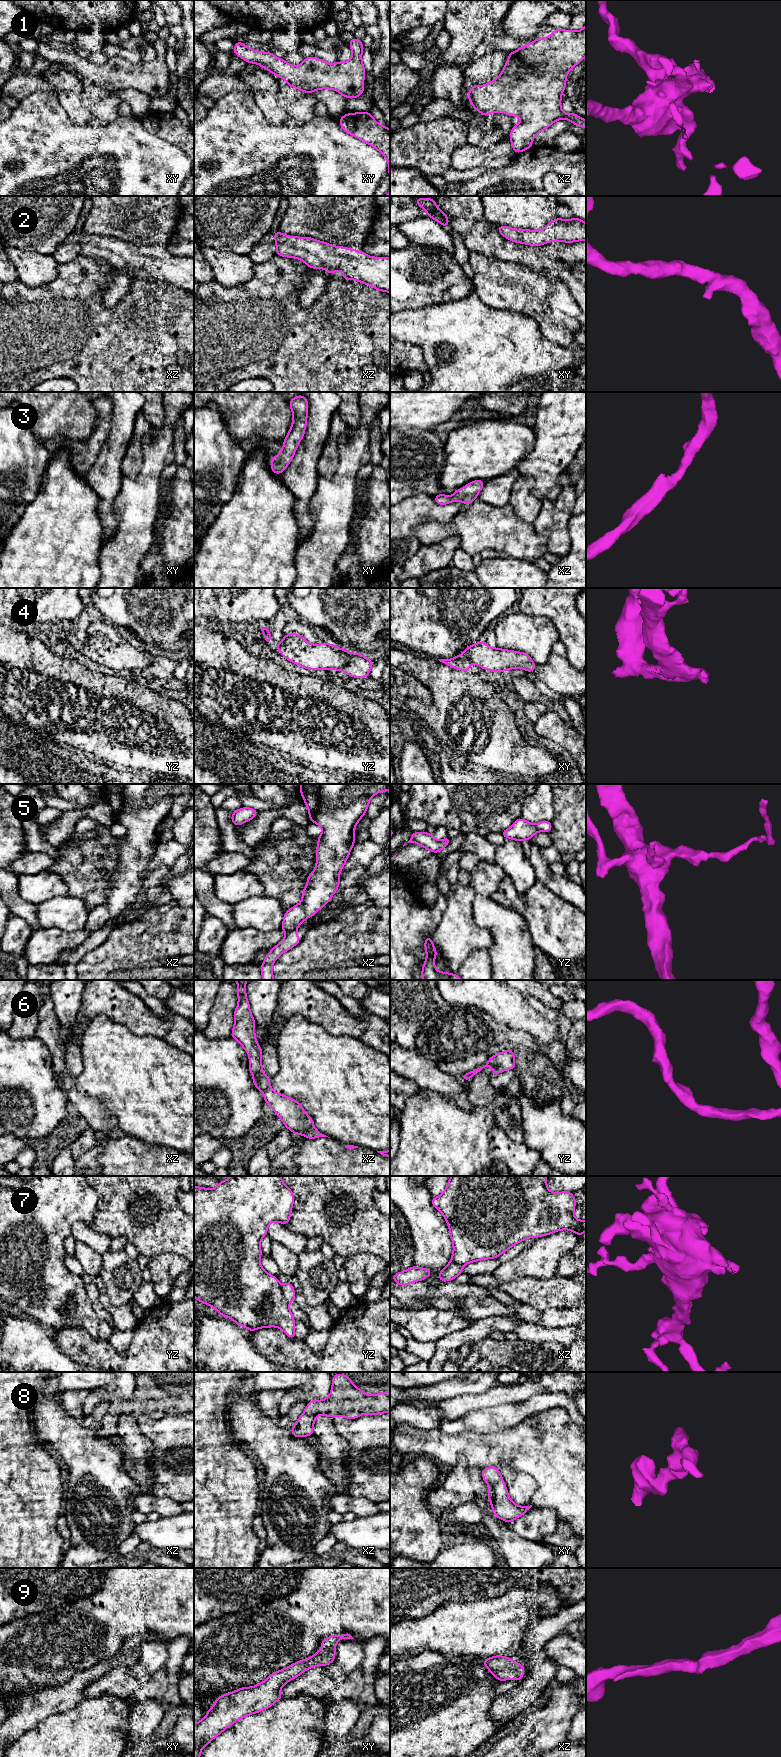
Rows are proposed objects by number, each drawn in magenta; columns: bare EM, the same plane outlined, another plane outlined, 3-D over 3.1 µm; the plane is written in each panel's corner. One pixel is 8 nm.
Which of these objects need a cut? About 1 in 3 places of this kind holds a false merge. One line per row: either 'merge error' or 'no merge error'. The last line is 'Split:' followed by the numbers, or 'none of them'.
1: no merge error
2: no merge error
3: no merge error
4: no merge error
5: merge error
6: no merge error
7: merge error
8: no merge error
9: no merge error
Split: 5, 7

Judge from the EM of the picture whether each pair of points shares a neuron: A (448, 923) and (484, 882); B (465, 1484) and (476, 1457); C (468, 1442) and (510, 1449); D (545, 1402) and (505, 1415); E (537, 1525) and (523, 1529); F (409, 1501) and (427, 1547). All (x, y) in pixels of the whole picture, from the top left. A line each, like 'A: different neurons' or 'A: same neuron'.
A: different neurons
B: different neurons
C: same neuron
D: same neuron
E: same neuron
F: same neuron

